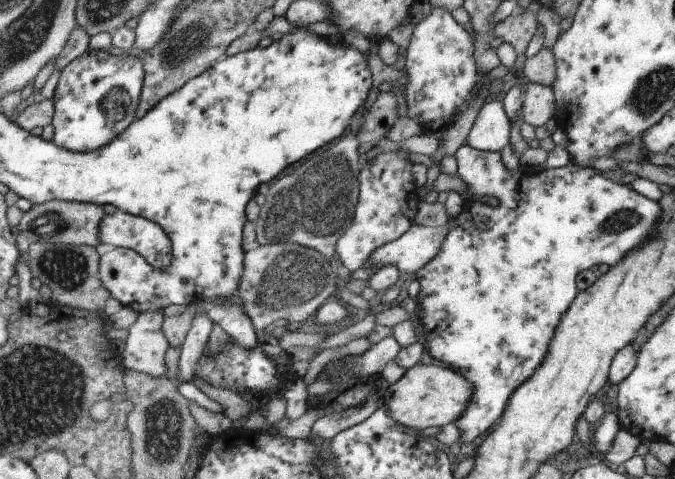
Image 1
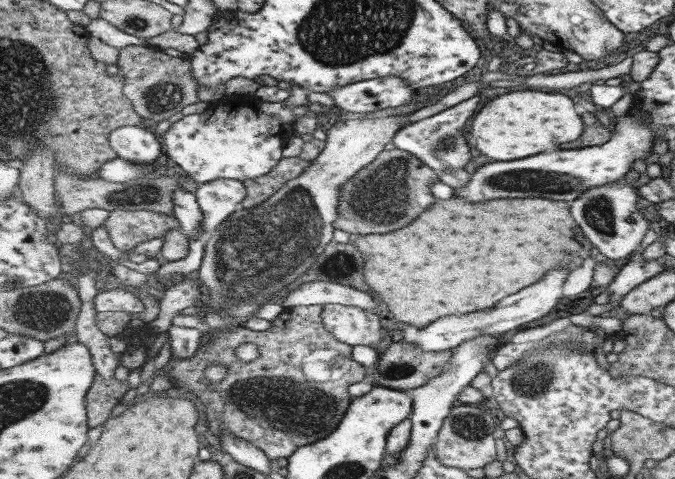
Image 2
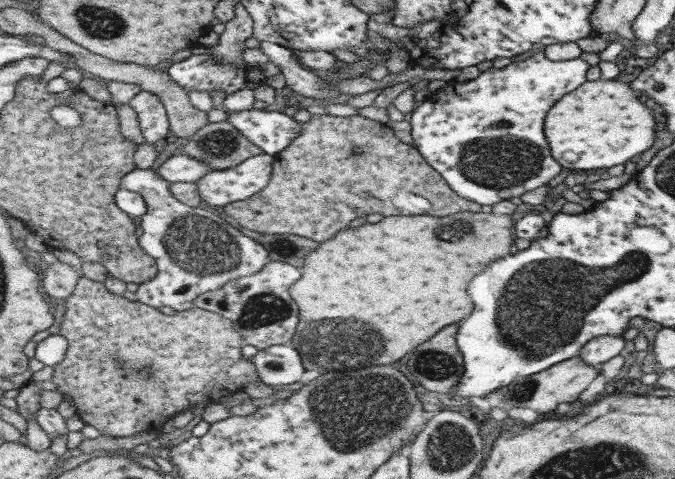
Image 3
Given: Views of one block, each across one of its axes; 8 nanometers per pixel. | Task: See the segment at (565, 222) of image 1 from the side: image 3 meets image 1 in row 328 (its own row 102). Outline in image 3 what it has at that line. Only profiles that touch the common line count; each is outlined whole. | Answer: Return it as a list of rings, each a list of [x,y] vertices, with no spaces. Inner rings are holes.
[[[541,51],[528,59],[512,60],[501,69],[491,67],[479,73],[476,79],[451,80],[442,90],[419,103],[409,116],[413,145],[459,196],[483,206],[493,207],[502,200],[546,186],[561,174],[564,166],[551,156],[551,144],[545,138],[545,116],[565,94],[587,82],[589,68],[589,62],[581,58],[549,60]]]

